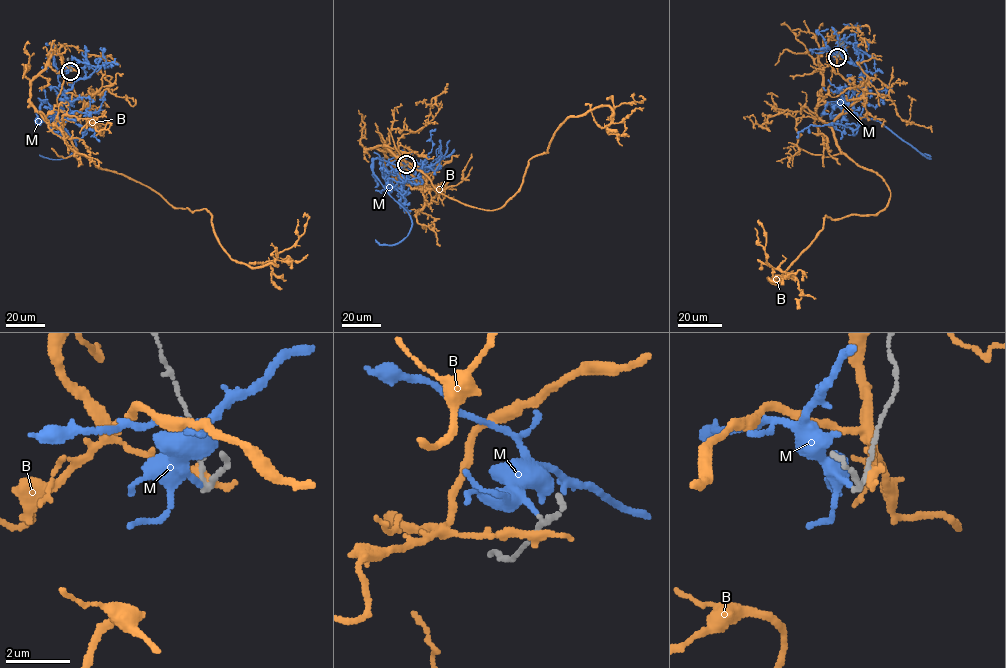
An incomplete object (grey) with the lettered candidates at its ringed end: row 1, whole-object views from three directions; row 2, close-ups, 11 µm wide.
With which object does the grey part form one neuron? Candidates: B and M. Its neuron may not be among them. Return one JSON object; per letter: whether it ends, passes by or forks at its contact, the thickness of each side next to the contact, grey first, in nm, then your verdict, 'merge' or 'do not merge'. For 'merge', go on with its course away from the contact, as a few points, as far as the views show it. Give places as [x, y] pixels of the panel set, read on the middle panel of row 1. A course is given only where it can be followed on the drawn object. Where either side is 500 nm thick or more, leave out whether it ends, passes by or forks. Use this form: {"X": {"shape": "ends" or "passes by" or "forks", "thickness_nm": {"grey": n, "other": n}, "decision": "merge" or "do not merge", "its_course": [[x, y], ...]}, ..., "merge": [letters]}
{"B": {"shape": "ends", "thickness_nm": {"grey": 150, "other": 400}, "decision": "do not merge"}, "M": {"shape": "ends", "thickness_nm": {"grey": 140, "other": 240}, "decision": "do not merge"}, "merge": []}

